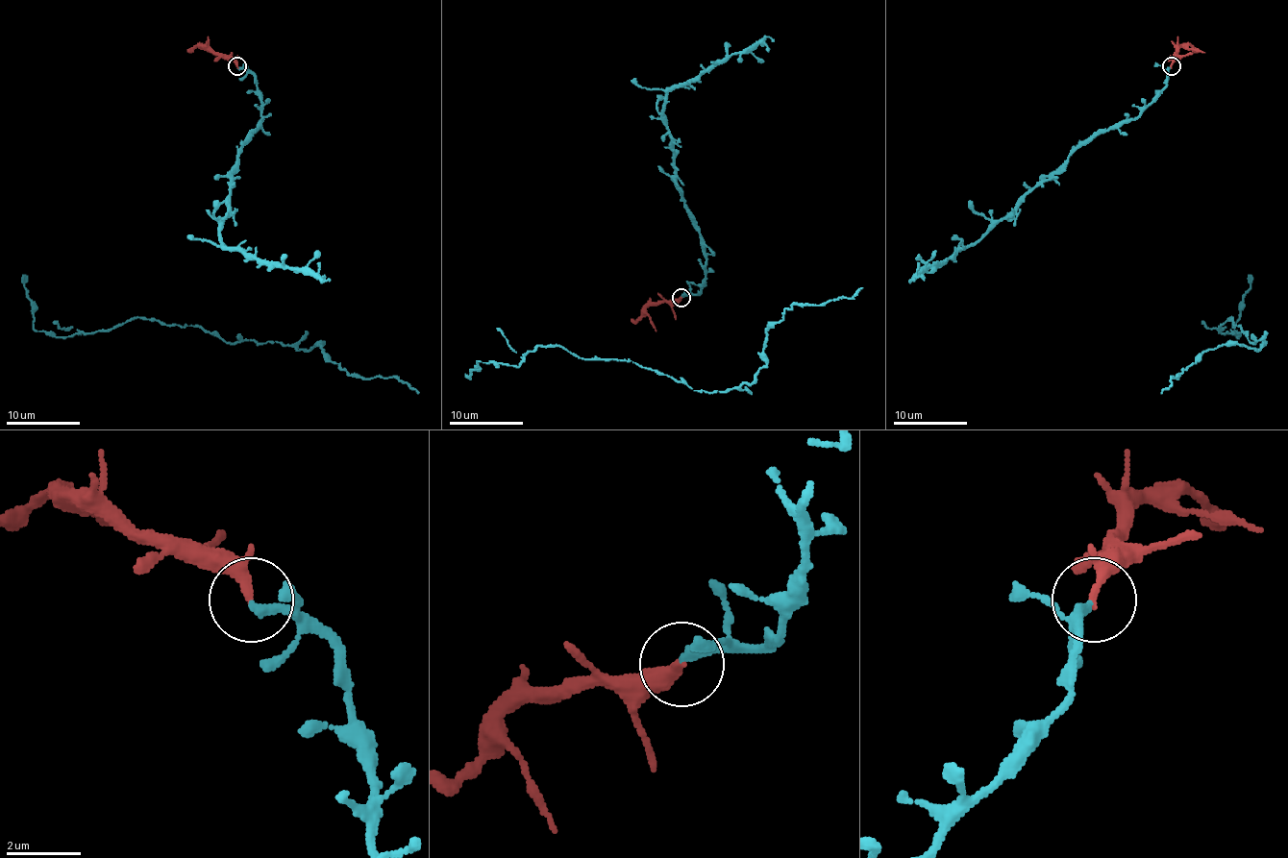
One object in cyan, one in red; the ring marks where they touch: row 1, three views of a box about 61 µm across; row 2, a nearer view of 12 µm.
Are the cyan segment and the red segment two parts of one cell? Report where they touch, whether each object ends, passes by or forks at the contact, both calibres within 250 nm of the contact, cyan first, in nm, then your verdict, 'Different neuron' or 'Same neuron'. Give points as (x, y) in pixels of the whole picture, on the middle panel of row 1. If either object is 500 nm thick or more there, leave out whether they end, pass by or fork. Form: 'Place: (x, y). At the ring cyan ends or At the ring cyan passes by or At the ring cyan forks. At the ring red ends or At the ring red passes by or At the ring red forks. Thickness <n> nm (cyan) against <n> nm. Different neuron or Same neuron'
Place: (681, 298). At the ring cyan ends. At the ring red passes by. Thickness 260 nm (cyan) against 190 nm. Same neuron

